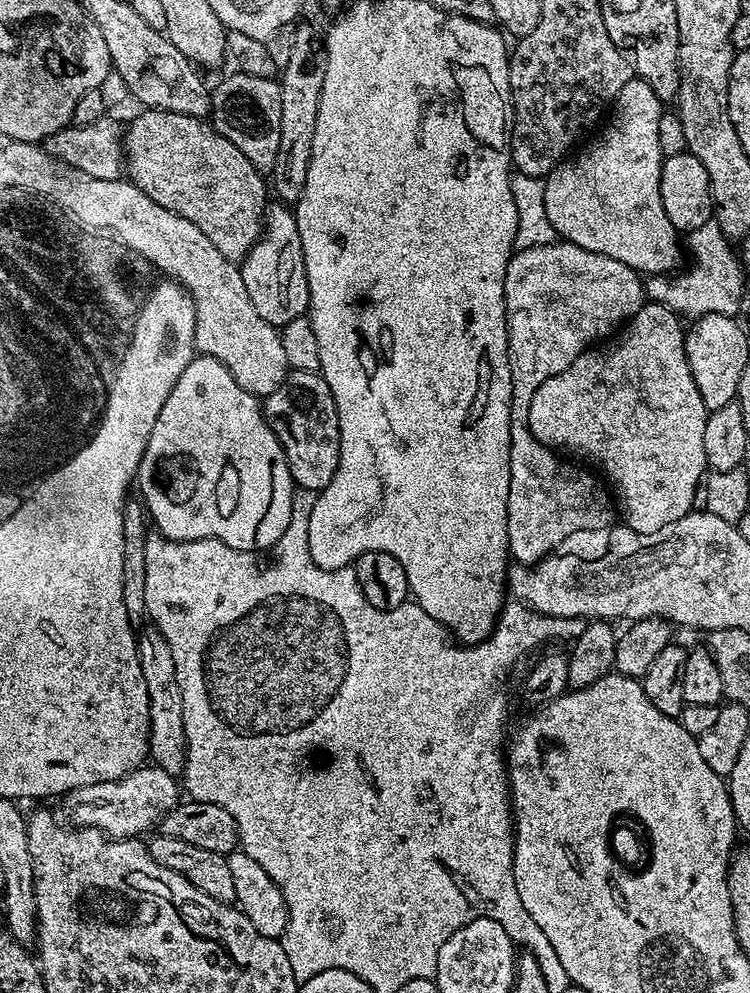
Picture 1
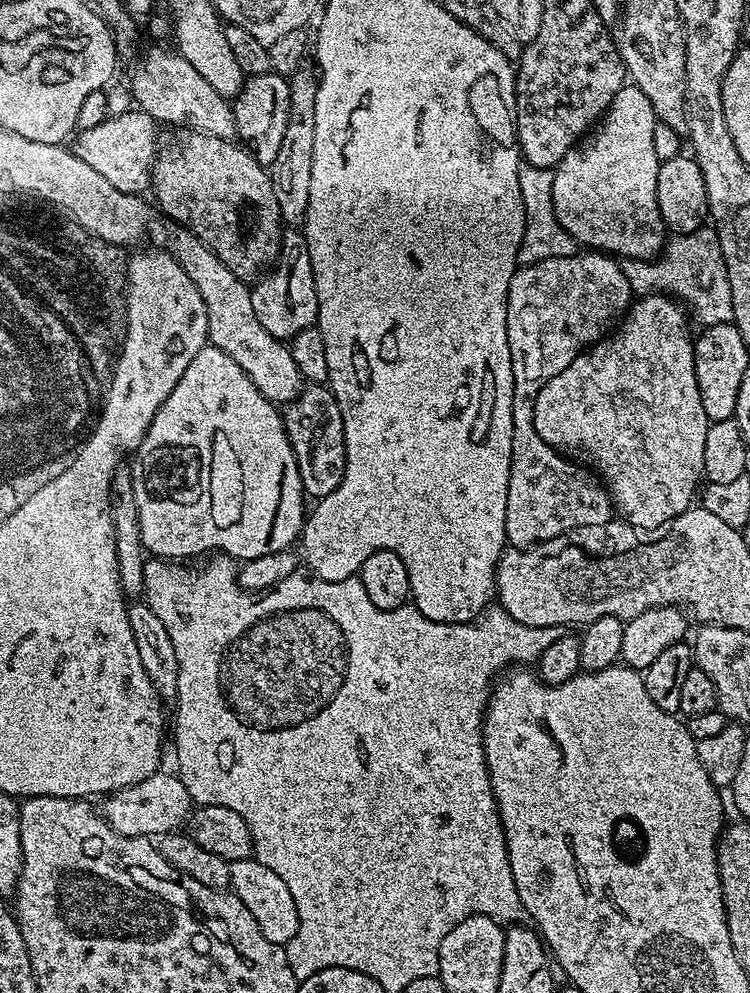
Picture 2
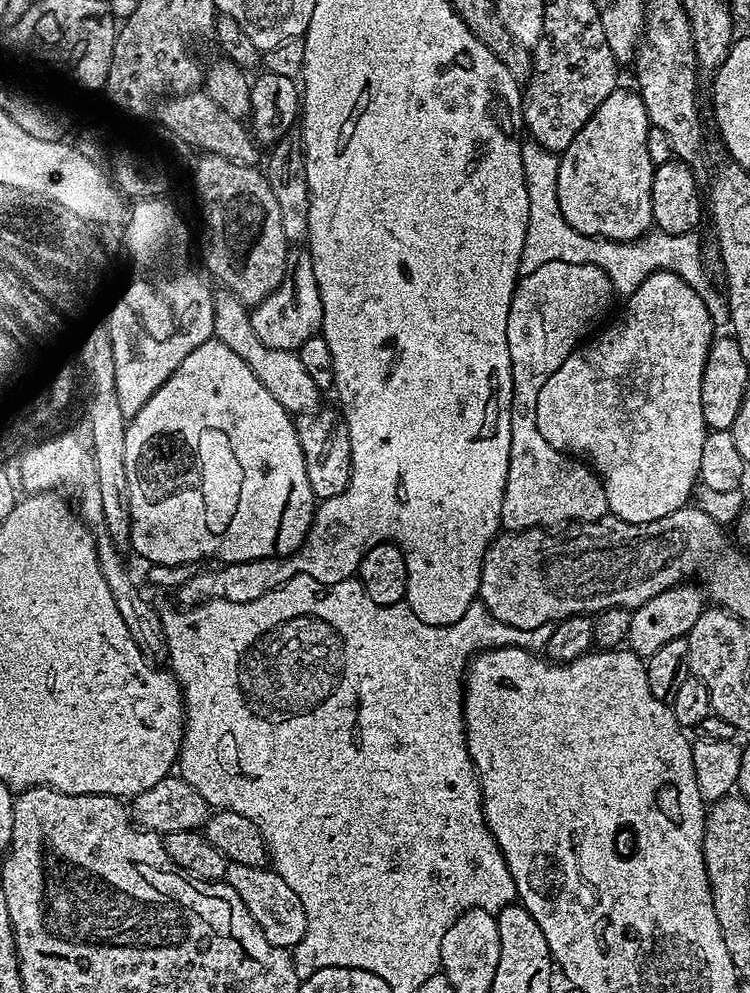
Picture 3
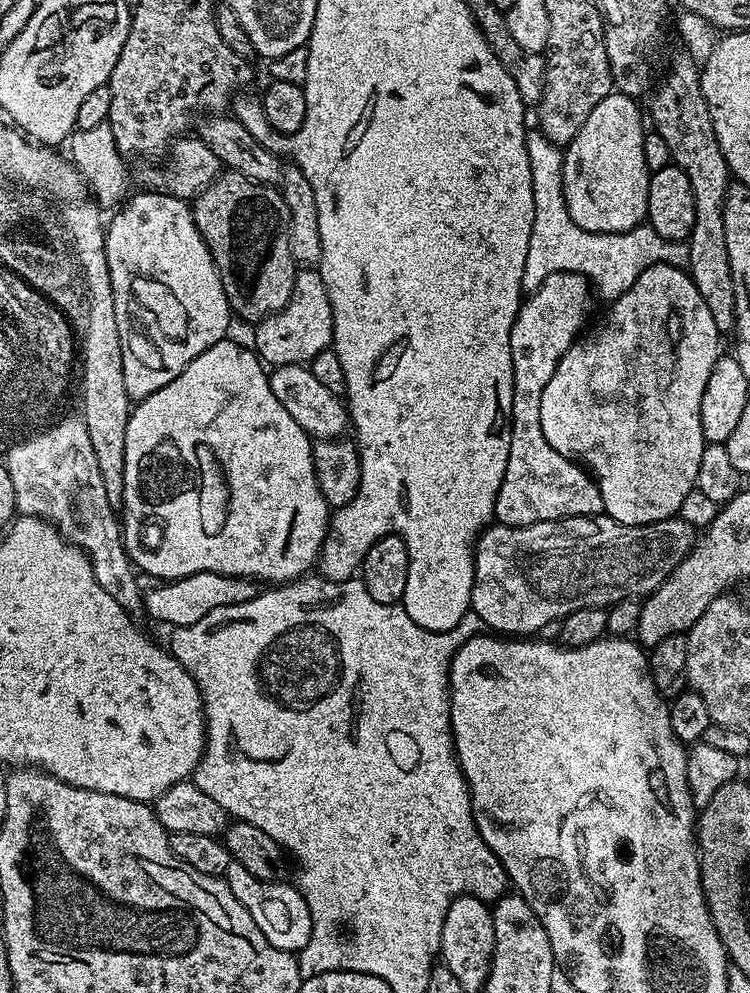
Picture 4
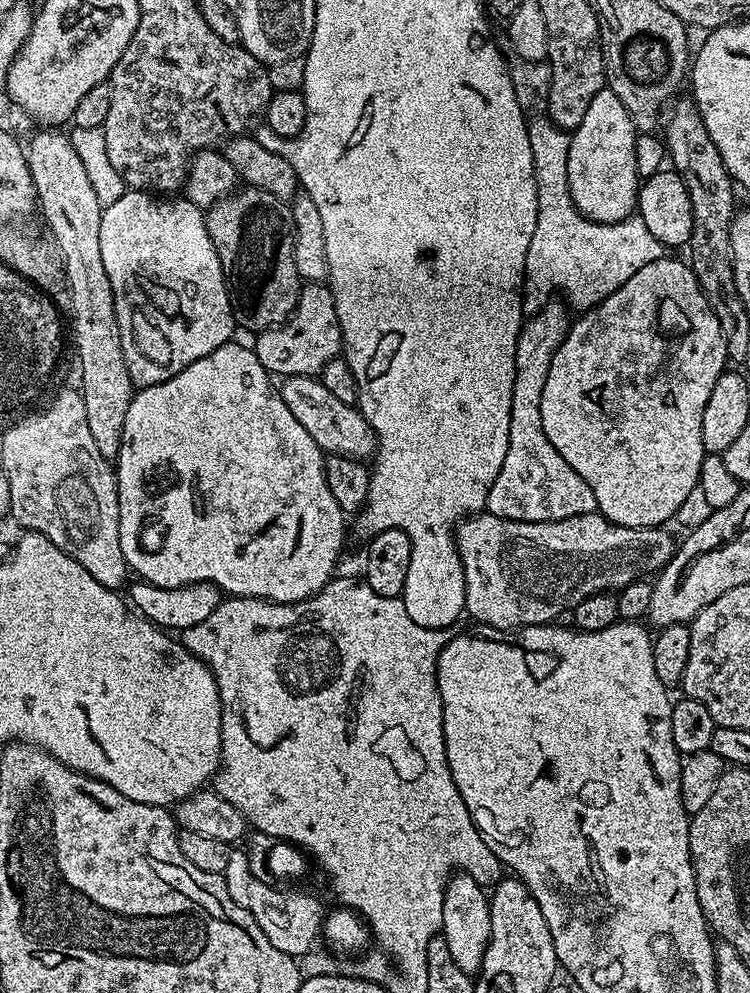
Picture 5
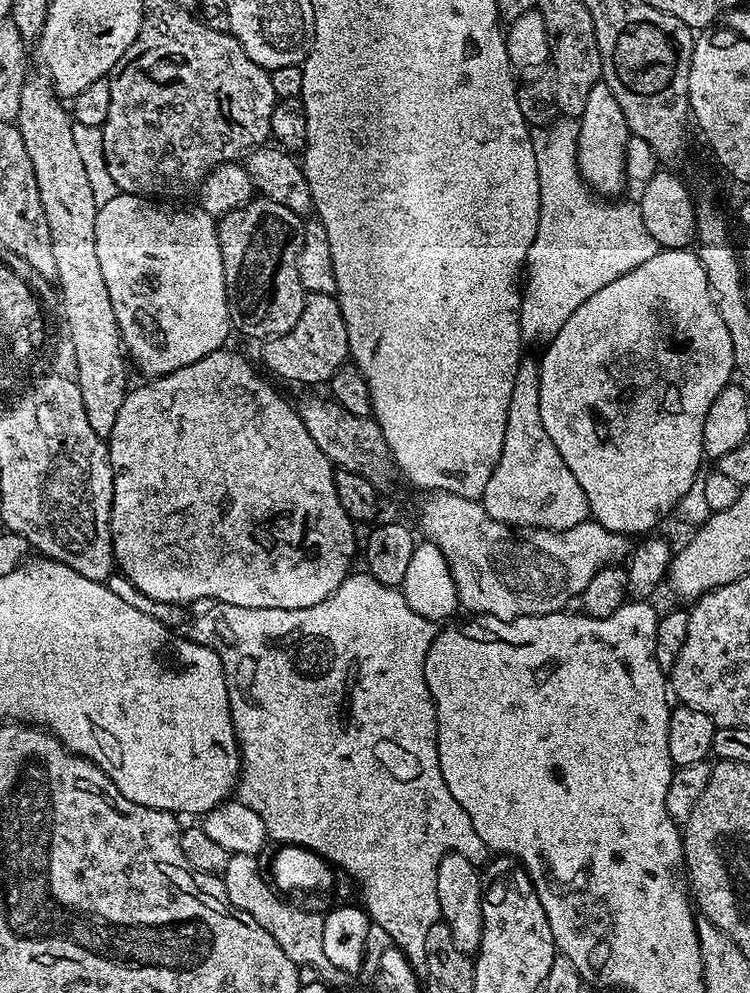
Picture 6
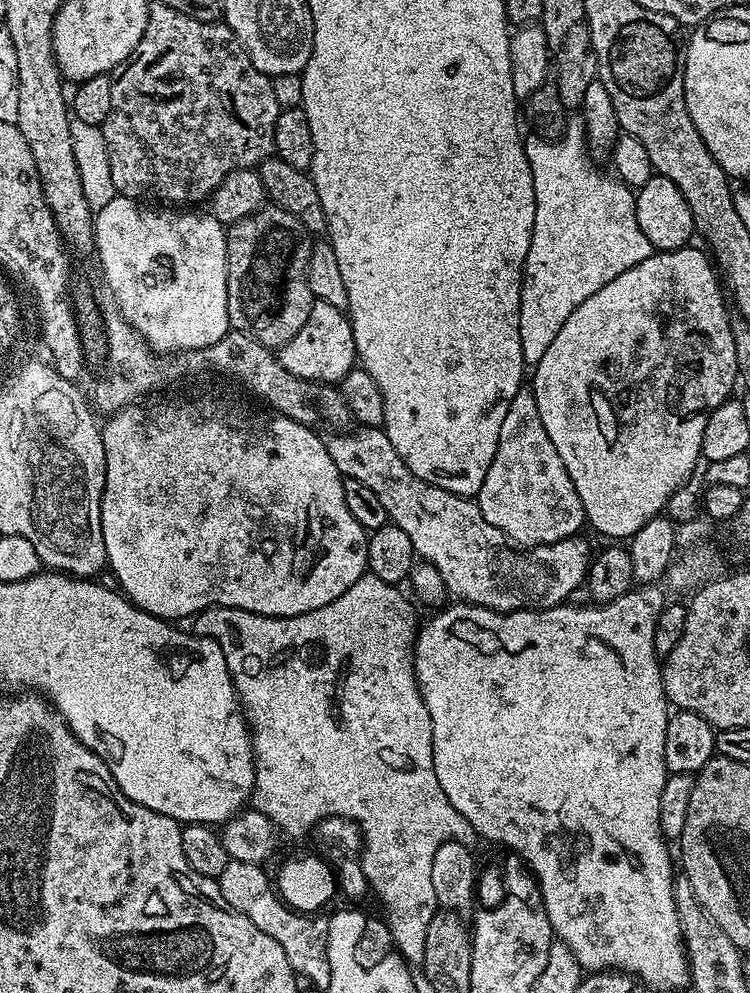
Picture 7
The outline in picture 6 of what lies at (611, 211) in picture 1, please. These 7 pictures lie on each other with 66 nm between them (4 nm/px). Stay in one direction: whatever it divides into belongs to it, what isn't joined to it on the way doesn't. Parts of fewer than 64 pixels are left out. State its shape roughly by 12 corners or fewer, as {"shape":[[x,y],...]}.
{"shape":[[598,83],[578,117],[576,165],[595,195],[626,185],[628,123]]}

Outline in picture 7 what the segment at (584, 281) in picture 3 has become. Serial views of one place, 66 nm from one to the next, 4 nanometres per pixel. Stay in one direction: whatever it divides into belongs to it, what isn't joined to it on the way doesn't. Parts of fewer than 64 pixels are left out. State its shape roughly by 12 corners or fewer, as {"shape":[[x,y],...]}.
{"shape":[[531,387],[474,499],[520,546],[570,540],[582,498]]}

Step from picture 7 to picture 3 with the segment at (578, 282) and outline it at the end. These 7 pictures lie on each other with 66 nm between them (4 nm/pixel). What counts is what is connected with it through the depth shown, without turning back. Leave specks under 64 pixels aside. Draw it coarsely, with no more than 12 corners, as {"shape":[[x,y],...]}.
{"shape":[[525,139],[530,198],[521,273],[598,266],[626,298],[655,272],[682,278],[728,324],[696,232],[578,234],[558,206],[557,153]]}

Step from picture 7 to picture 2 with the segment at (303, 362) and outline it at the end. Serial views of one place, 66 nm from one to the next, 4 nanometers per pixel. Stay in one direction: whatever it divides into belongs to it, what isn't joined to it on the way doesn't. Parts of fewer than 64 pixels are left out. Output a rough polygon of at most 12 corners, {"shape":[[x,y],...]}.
{"shape":[[288,230],[251,285],[254,314],[290,342],[313,327],[318,294],[303,231]]}

